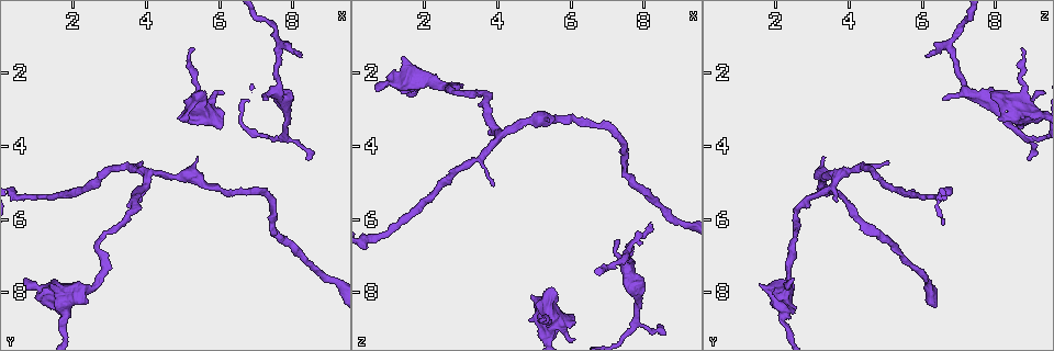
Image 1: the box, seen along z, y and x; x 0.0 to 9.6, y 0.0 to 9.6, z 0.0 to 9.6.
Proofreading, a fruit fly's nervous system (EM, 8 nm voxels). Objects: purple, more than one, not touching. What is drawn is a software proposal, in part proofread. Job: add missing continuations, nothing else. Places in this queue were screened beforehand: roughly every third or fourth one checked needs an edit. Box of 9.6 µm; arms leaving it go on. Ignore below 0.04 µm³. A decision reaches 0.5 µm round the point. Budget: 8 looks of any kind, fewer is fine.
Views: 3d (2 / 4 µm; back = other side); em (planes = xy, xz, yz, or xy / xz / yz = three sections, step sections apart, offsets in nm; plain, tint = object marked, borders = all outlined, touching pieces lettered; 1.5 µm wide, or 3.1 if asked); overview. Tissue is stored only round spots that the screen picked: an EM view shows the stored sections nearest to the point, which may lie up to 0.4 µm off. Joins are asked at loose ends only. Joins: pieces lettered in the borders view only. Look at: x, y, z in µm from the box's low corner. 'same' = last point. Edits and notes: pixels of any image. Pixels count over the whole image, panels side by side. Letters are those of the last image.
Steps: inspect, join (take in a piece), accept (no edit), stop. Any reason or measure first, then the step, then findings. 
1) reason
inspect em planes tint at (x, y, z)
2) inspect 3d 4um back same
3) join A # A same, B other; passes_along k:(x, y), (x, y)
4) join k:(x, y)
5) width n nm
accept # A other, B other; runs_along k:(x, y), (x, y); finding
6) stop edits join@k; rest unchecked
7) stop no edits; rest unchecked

thin end
inspect em planes plain at (8.35, 4.40, 8.95)

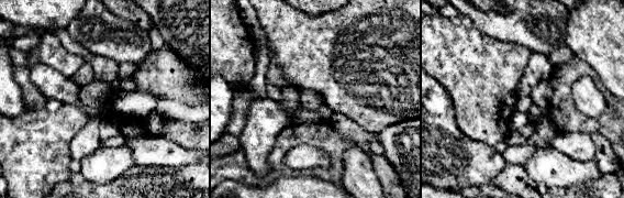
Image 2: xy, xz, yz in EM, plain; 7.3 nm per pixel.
inspect em planes borders same

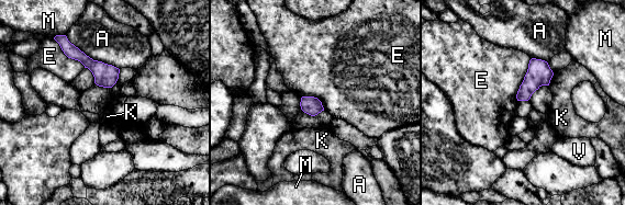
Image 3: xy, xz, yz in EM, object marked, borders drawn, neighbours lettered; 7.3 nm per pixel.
width 120 nm
accept # A other, E other, K other, M other, V other; runs_along 3:(64, 45), (113, 80); no lettered piece goes on from it

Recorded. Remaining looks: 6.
inspect em xy step 4 tint at (8.15, 1.45, 6.10)

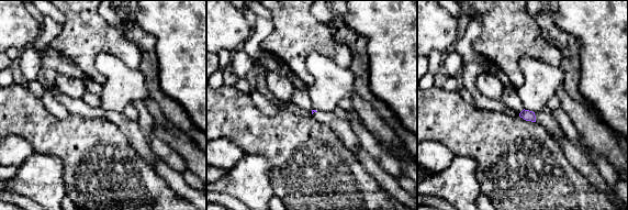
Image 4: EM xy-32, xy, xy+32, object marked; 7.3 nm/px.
what lies round it
inspect em xy step 4 borders same

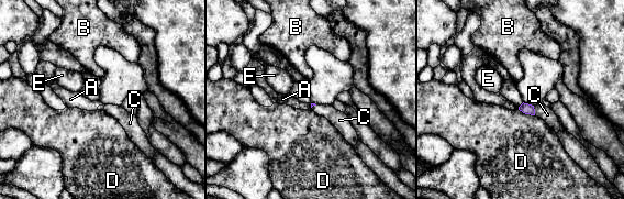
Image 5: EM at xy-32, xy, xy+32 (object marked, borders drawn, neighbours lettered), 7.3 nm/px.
join C # A other, B other, C same, D other, E other; the cell continues

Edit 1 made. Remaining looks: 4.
inspect overview

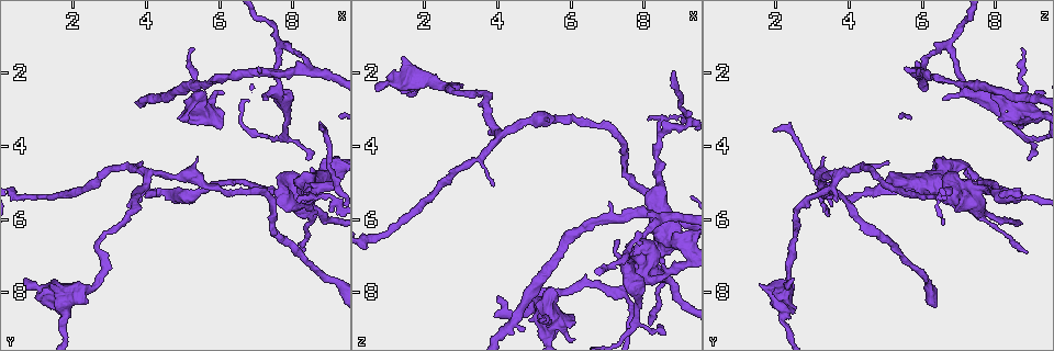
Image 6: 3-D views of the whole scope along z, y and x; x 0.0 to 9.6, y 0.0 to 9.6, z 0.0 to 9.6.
branch stops here
inspect 3d 2um at (0.75, 7.65, 2.45)

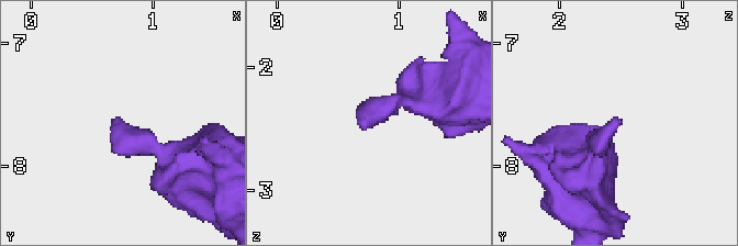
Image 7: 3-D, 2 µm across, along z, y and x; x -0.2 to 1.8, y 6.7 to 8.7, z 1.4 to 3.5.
shape alone is not enough
inspect em planes plain at (0.72, 7.60, 2.48)

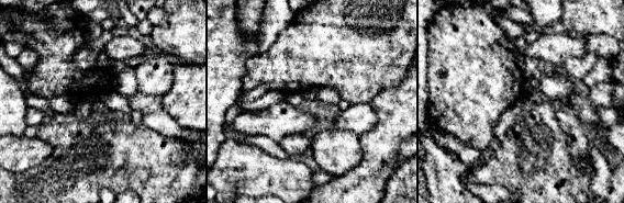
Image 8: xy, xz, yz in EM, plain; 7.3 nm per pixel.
inspect em planes borders same

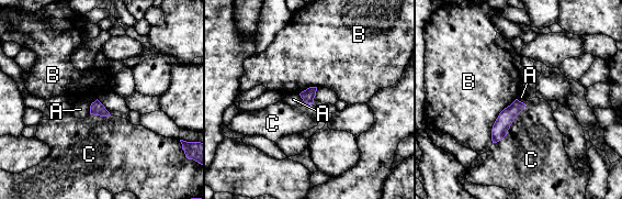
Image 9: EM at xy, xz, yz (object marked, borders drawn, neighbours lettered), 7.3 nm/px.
accept # A other, B other, C other; runs_along 9:(520, 104), (502, 122), (495, 139); no lettered piece goes on from it

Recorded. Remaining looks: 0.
stop edits join@5; rest unchecked

